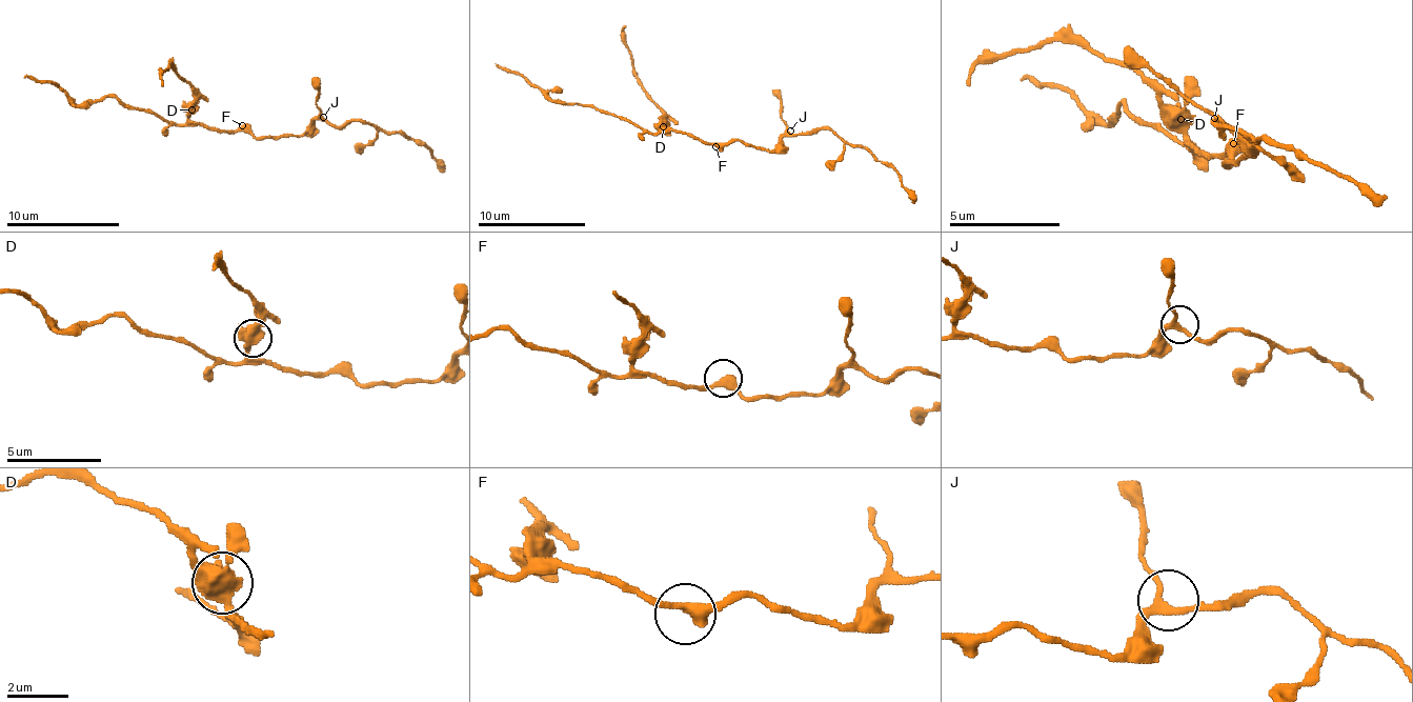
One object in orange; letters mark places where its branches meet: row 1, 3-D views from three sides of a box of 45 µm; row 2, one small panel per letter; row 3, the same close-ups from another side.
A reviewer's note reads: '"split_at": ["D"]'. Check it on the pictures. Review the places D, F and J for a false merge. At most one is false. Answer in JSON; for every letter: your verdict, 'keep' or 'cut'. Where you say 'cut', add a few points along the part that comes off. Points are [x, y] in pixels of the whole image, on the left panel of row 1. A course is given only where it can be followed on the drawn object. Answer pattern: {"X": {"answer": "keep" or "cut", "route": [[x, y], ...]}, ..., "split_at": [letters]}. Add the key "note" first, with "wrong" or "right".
{"note": "right", "D": {"answer": "cut", "route": [[190, 111], [195, 93], [170, 65], [163, 74], [163, 85]]}, "F": {"answer": "keep"}, "J": {"answer": "keep"}, "split_at": ["D"]}

